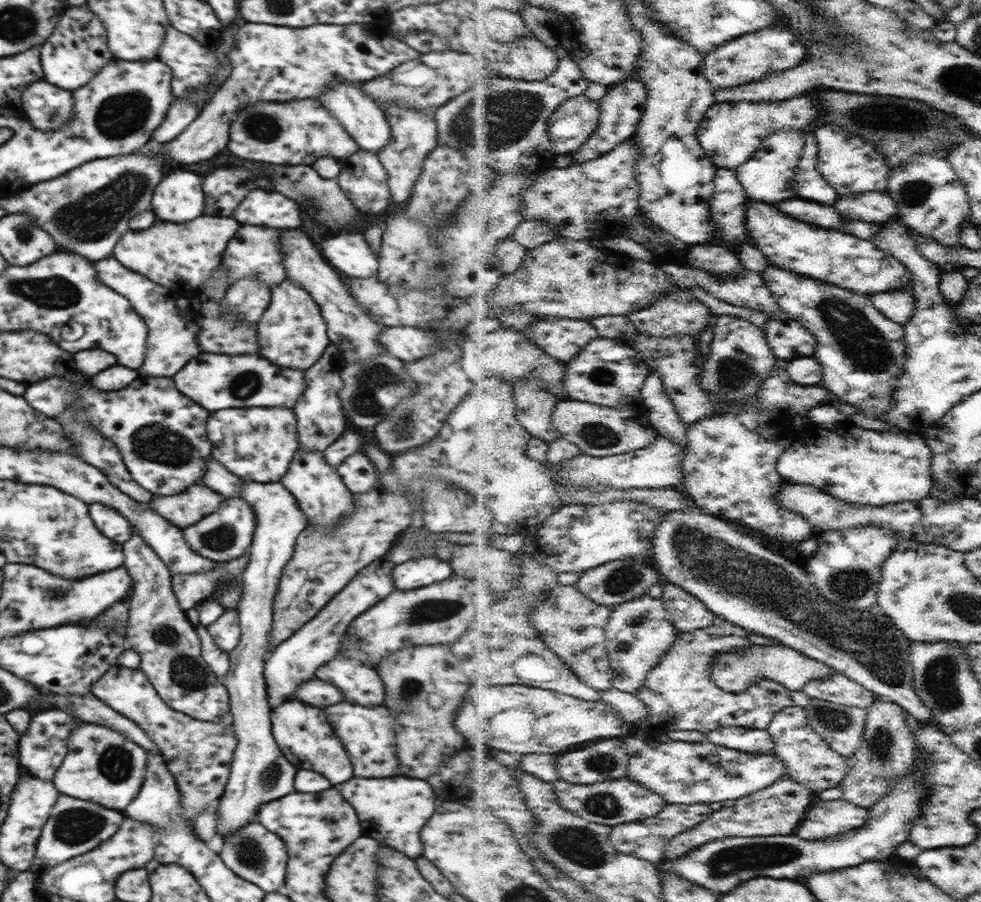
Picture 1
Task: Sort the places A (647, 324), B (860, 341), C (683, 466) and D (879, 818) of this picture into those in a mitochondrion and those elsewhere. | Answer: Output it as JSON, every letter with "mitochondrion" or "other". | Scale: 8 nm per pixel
{"A":"other","B":"mitochondrion","C":"other","D":"other"}

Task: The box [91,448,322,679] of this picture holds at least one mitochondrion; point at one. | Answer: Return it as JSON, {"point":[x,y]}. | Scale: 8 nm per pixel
{"point":[221,536]}

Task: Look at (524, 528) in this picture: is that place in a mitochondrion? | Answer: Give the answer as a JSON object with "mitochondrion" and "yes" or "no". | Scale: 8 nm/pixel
{"mitochondrion":"no"}

